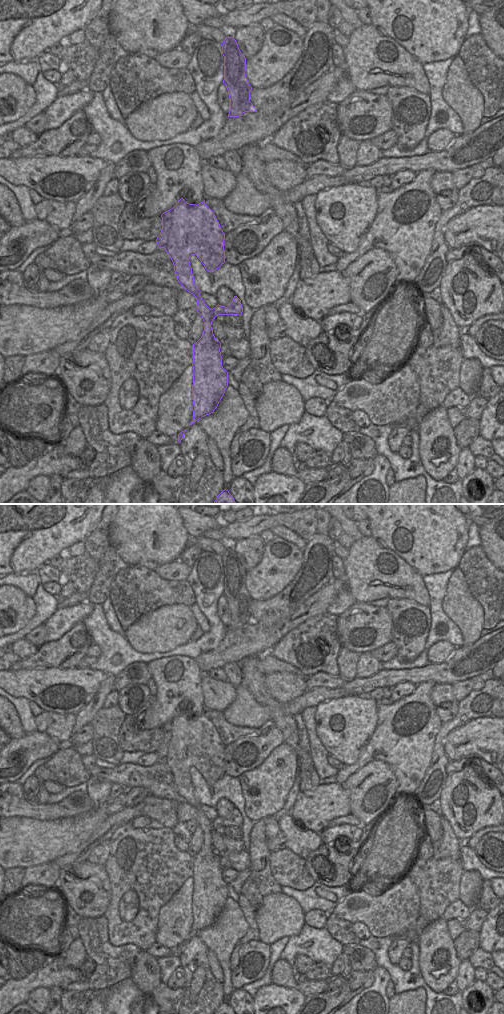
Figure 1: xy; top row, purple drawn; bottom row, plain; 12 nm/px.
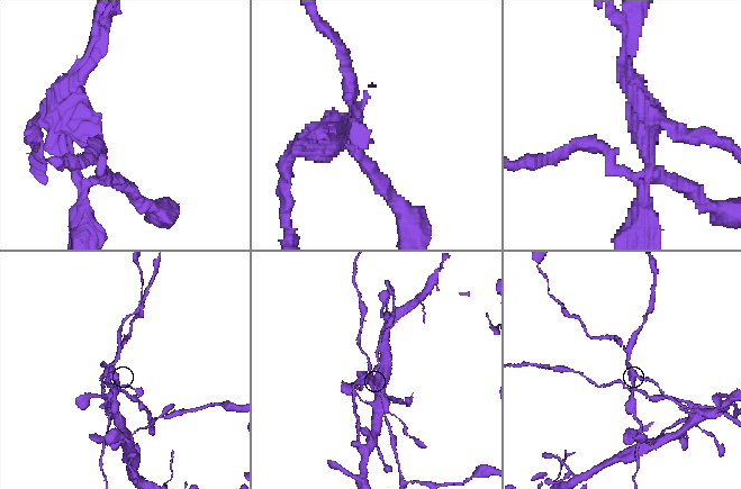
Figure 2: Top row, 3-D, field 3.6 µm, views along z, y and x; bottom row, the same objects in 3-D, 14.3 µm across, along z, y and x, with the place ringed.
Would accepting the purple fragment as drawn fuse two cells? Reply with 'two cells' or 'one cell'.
two cells

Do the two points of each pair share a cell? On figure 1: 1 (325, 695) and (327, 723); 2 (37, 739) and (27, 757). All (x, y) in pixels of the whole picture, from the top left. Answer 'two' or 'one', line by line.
1: two
2: one

